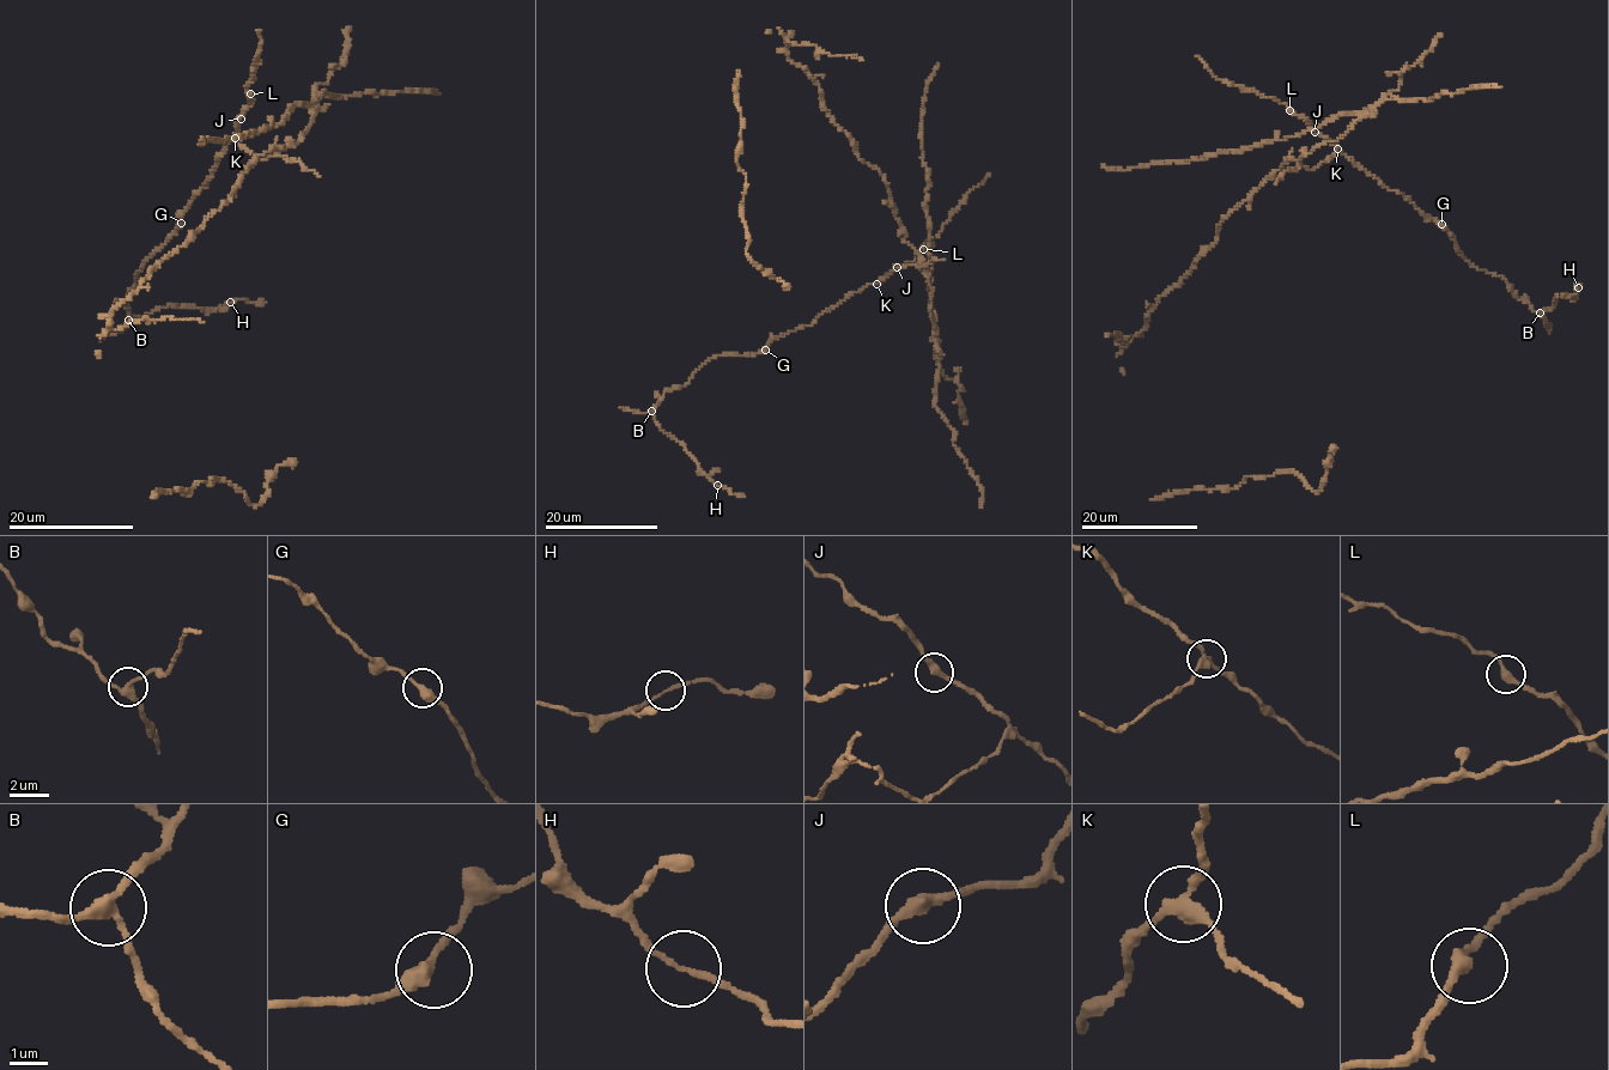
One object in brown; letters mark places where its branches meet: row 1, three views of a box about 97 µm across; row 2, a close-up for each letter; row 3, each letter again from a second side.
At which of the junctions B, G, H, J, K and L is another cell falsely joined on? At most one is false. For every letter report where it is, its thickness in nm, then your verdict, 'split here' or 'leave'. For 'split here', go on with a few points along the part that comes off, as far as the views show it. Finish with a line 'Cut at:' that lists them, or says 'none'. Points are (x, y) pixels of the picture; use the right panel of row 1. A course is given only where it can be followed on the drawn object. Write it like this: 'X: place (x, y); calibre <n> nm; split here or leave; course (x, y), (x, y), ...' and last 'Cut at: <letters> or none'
B: place (1540, 312); calibre 240 nm; leave
G: place (1441, 224); calibre 360 nm; leave
H: place (1578, 287); calibre 160 nm; leave
J: place (1315, 132); calibre 320 nm; leave
K: place (1337, 149); calibre 260 nm; split here
L: place (1289, 110); calibre 320 nm; leave
Cut at: K

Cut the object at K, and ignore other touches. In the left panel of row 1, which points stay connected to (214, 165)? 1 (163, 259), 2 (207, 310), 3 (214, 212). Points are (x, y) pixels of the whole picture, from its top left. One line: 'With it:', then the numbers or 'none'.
With it: 2

